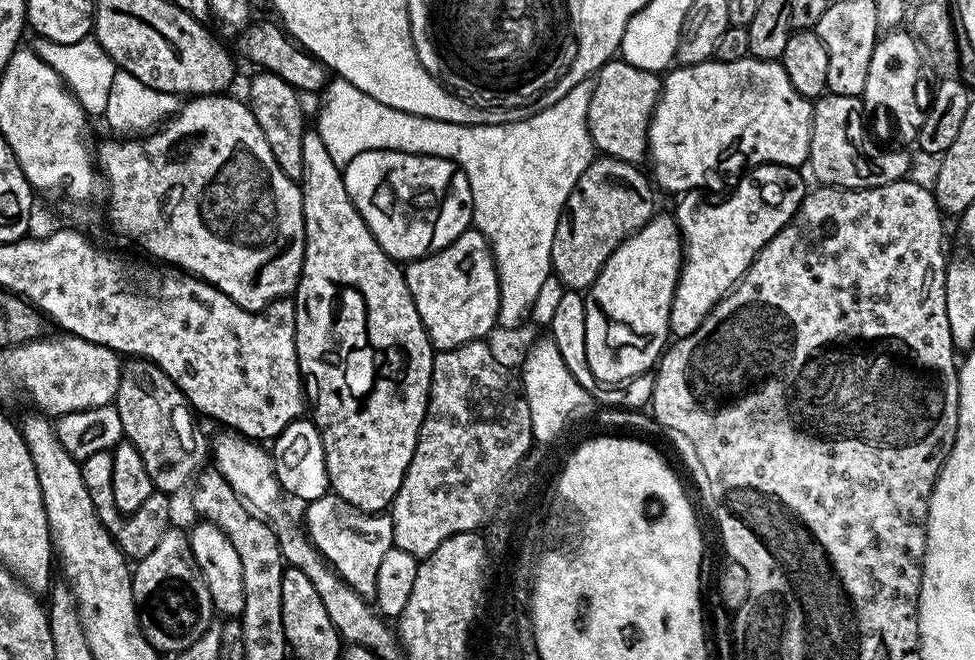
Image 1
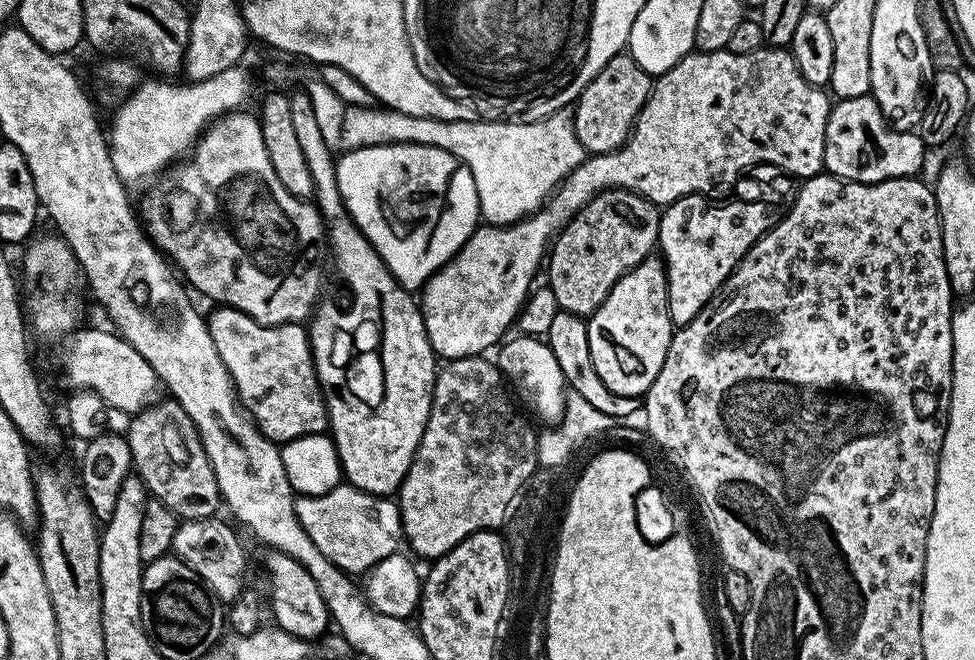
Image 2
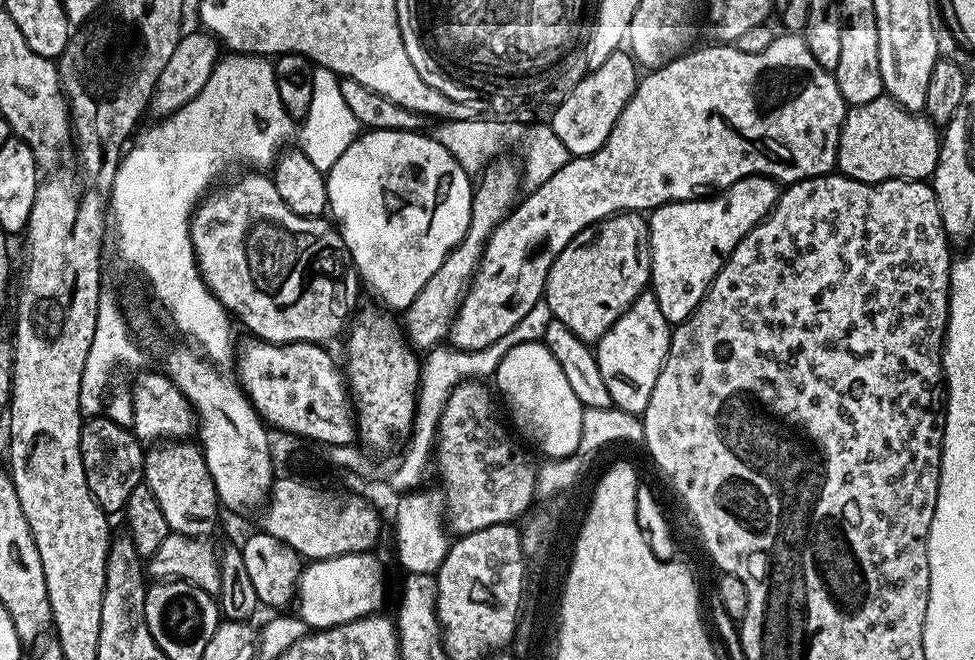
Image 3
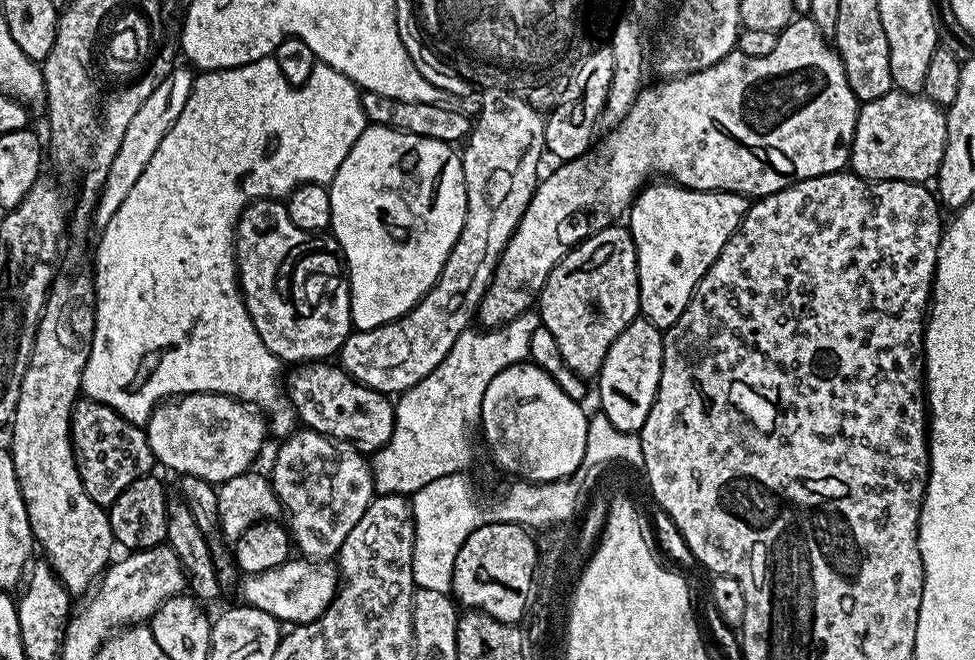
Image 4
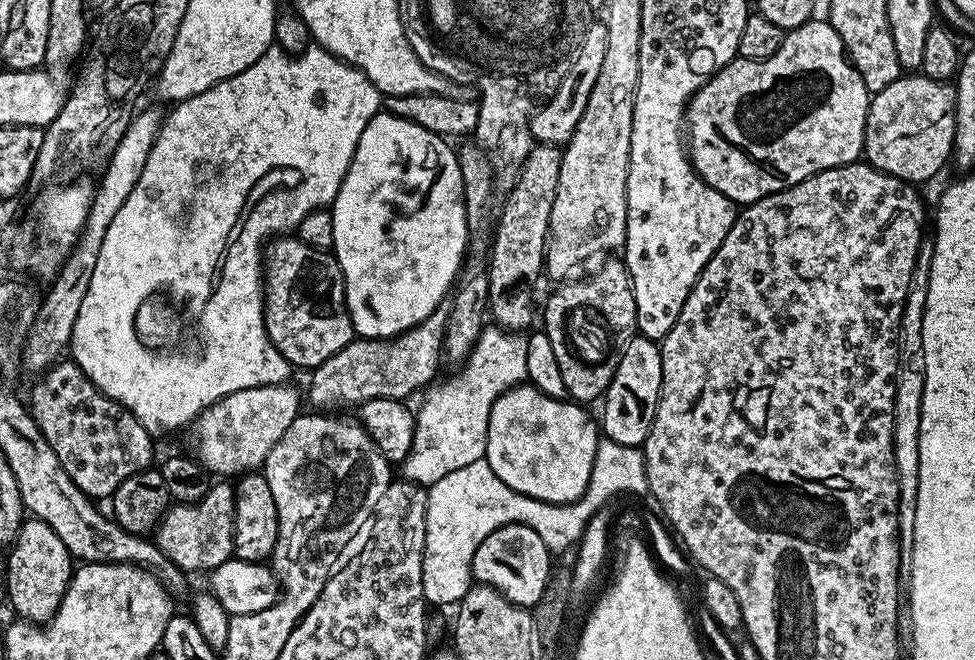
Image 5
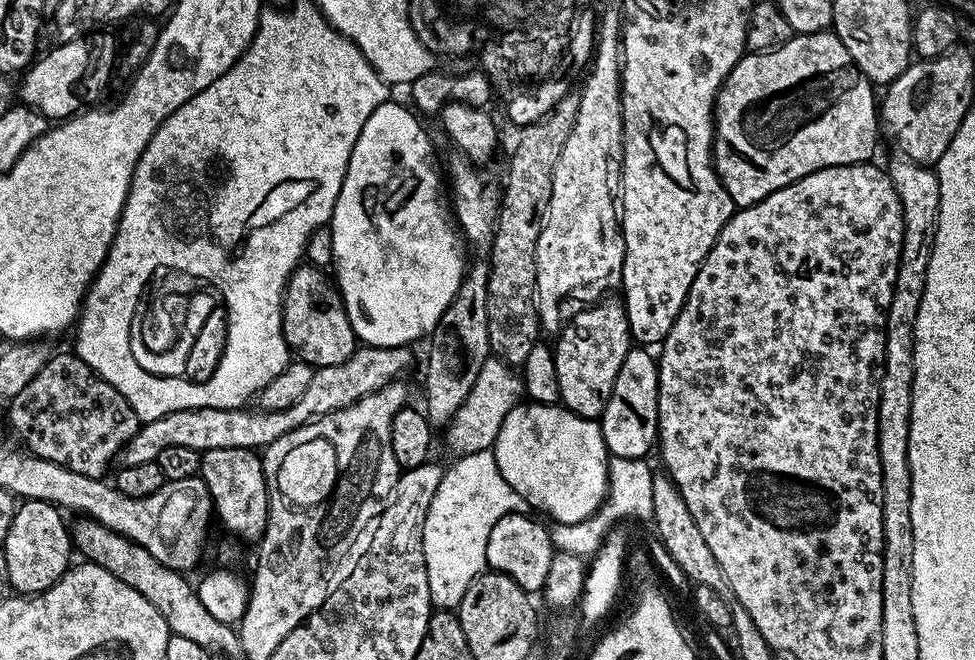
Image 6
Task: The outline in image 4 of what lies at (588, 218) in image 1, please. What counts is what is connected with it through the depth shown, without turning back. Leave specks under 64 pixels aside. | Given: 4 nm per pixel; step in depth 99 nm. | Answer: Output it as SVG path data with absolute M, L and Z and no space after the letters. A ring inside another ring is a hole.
M601 226L556 263L538 297L540 323L558 342L558 351L574 375L599 377L614 338L640 316L638 262L627 227Z

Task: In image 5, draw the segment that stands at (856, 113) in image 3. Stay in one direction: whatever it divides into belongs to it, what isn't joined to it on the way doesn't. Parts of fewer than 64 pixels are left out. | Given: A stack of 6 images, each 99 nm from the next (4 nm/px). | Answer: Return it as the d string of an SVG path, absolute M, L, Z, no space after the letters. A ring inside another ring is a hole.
M902 74L894 82L890 82L890 86L886 86L886 90L875 93L871 97L868 106L868 117L866 118L866 134L864 135L863 159L872 167L877 168L879 172L884 172L888 176L893 176L899 180L903 180L912 186L920 186L923 180L928 180L931 176L936 176L944 168L944 163L951 161L954 156L956 146L956 90L949 81L932 80L923 74Z

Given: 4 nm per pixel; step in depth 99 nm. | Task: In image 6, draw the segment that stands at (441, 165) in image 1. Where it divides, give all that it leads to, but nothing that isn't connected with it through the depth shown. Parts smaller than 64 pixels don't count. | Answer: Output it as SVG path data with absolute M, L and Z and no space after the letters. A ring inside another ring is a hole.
M386 102L366 118L366 126L362 126L362 134L358 134L358 142L354 142L354 150L350 154L348 169L342 182L342 190L338 194L338 202L332 211L330 227L334 238L334 258L332 264L334 280L340 289L340 297L344 300L346 314L350 318L350 326L356 331L357 341L373 348L402 348L411 345L411 340L419 336L427 337L442 318L446 306L454 298L458 286L464 281L466 263L464 264L465 241L447 203L440 204L440 172L436 169L436 160L432 157L432 140L426 129L420 125L421 117L411 107L403 108L400 104Z

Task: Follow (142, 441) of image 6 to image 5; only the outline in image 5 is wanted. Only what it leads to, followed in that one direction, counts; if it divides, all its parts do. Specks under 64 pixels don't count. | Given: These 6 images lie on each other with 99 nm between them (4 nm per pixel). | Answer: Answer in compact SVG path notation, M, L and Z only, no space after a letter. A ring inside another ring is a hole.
M441 306L435 308L421 324L415 324L404 332L391 338L354 338L338 354L326 358L326 362L311 369L312 381L306 388L306 400L317 404L317 409L328 410L331 404L353 404L359 406L366 400L404 400L411 392L427 389L437 379L436 371L442 365L442 353L444 351L444 331L448 321L448 308Z

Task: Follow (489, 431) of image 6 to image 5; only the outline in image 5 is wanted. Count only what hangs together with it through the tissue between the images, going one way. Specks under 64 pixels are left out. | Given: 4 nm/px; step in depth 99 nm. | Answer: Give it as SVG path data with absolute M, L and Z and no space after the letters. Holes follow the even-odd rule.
M487 325L480 332L478 342L475 343L471 354L461 365L454 376L433 383L426 391L424 402L415 413L414 442L411 443L410 454L400 465L403 479L413 484L432 487L434 482L452 474L455 470L485 457L486 442L488 441L490 410L498 397L506 390L525 383L528 377L526 370L526 350L528 349L528 336L523 333L505 332L497 325Z

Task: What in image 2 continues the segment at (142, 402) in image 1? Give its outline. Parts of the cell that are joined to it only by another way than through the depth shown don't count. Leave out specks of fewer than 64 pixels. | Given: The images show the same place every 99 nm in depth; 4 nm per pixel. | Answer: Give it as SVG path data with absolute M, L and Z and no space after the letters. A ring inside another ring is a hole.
M162 400L143 408L128 421L126 435L135 475L140 476L149 493L181 521L213 519L222 508L222 501L210 458L194 422L190 422L190 414L182 410L177 400Z

